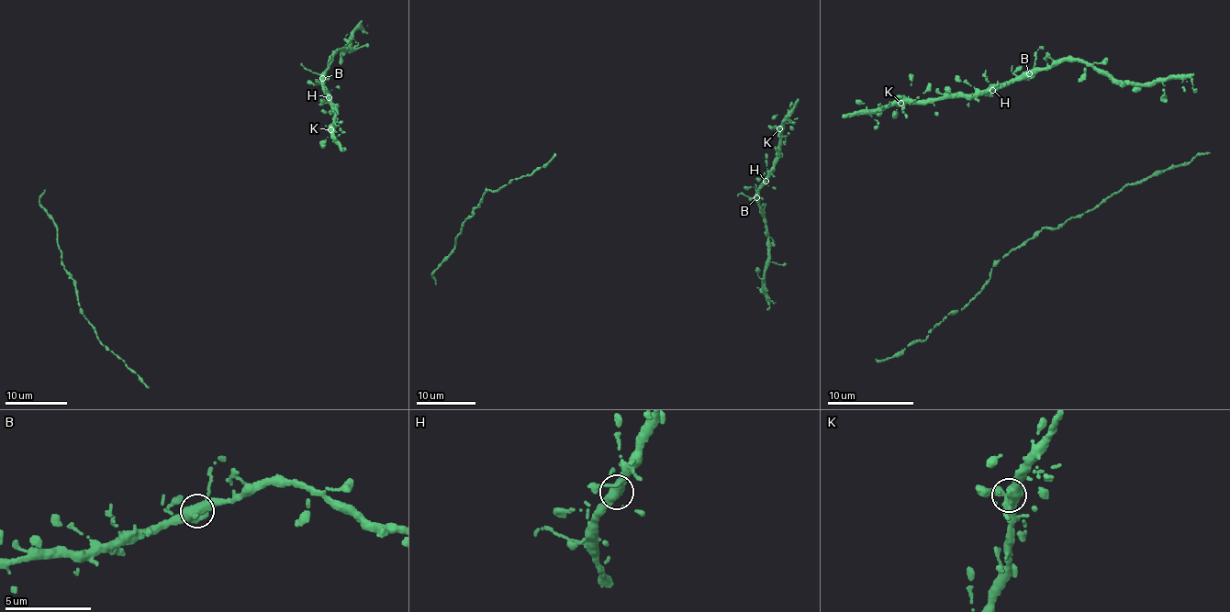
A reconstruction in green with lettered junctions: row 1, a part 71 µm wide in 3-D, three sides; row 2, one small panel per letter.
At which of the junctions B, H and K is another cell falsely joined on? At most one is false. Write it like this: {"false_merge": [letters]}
{"false_merge": []}

